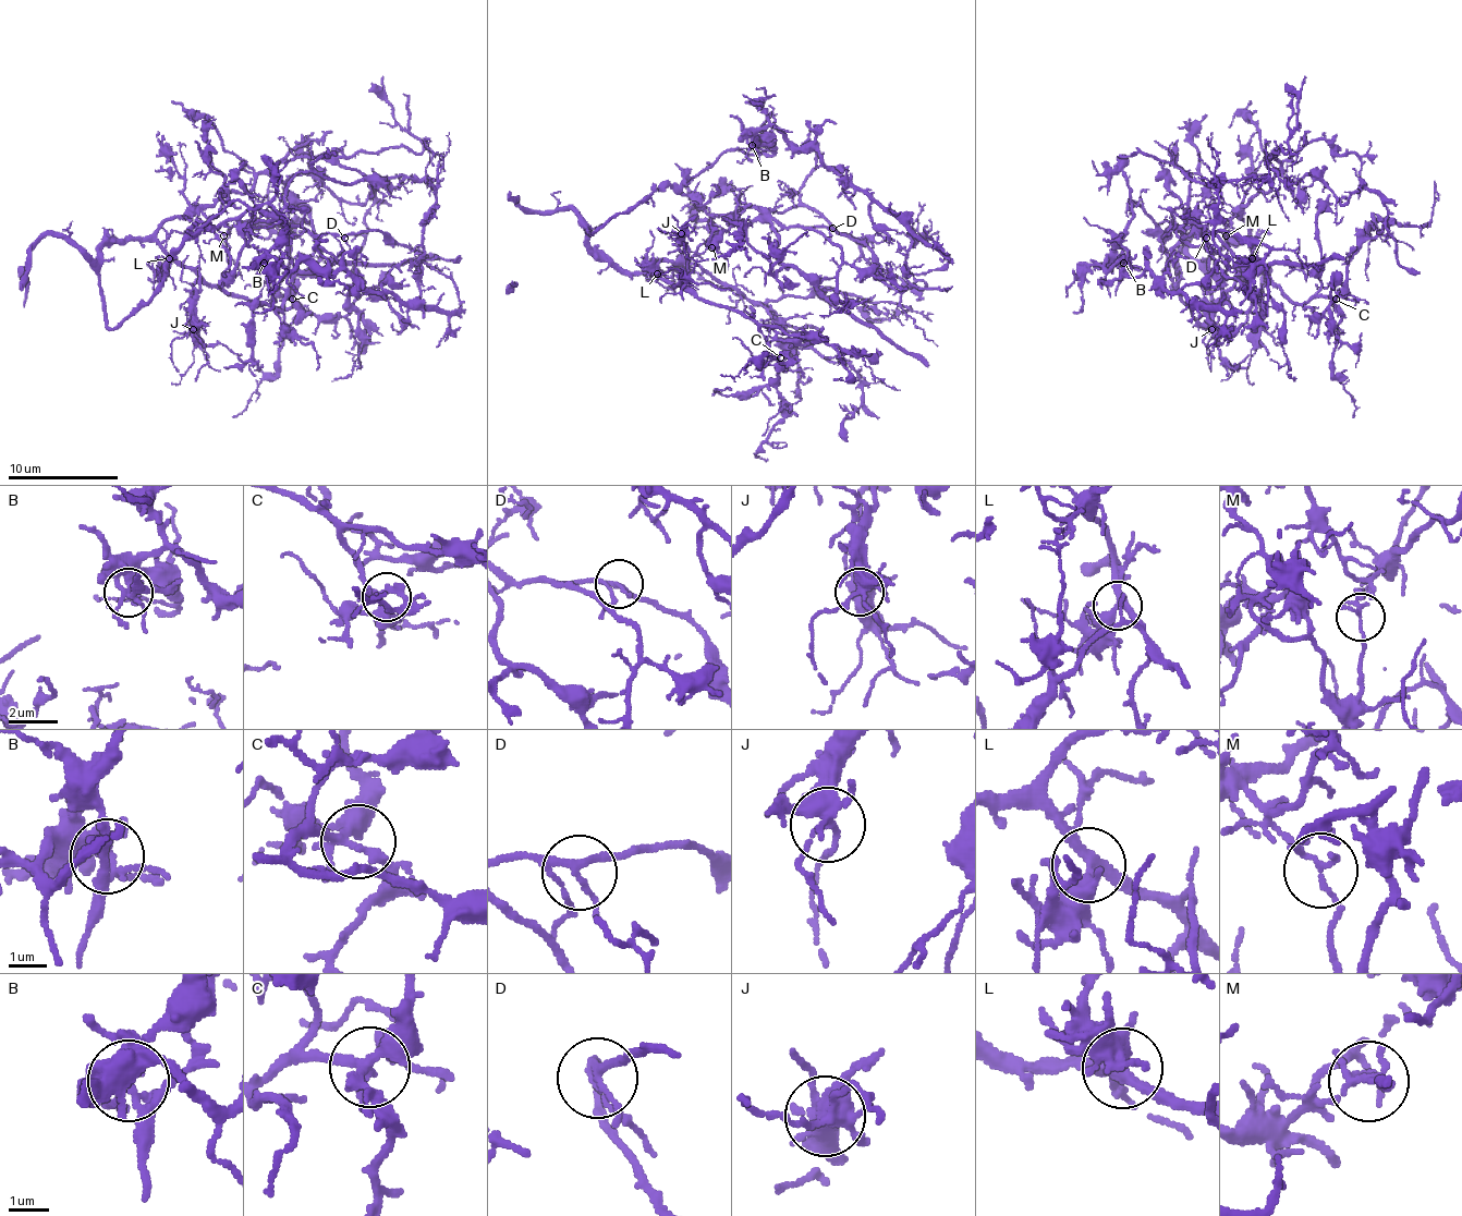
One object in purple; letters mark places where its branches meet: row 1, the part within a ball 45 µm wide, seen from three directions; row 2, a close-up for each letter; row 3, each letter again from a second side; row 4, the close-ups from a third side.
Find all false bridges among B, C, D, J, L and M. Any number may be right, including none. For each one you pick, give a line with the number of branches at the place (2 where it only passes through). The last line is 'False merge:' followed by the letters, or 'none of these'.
B: 5 branches meet
M: 4 branches meet
False merge: B, M

